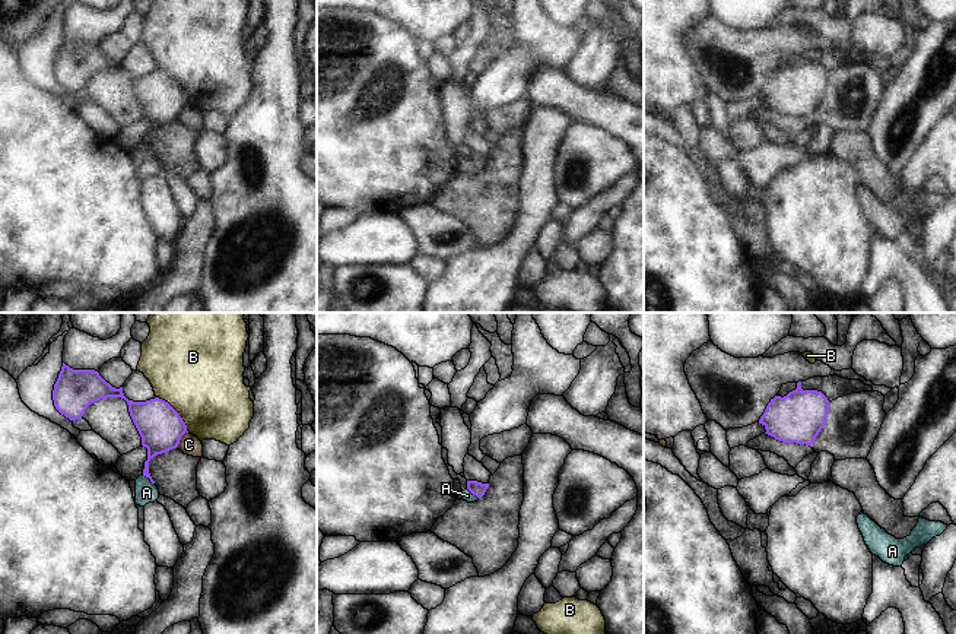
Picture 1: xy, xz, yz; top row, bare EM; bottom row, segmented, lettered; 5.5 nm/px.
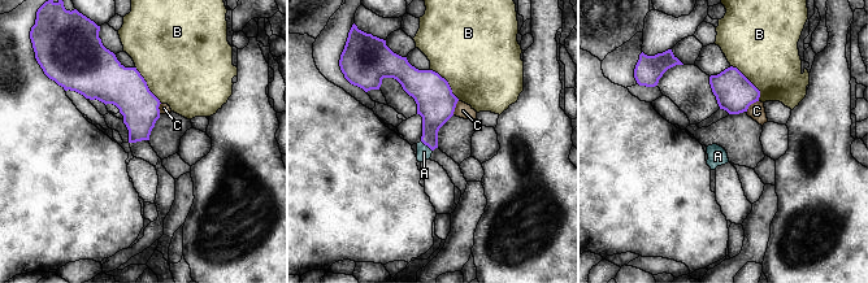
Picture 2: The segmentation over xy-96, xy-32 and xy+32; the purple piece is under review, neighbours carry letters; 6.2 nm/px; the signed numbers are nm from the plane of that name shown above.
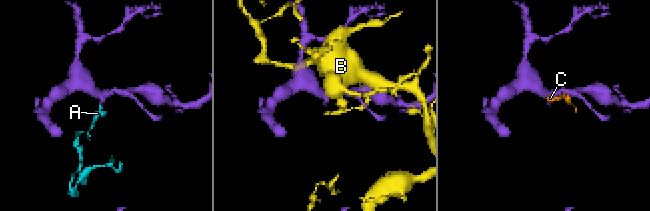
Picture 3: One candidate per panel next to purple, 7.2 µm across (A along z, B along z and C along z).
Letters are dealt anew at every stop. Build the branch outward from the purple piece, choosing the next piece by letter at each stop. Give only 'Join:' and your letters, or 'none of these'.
Join: A

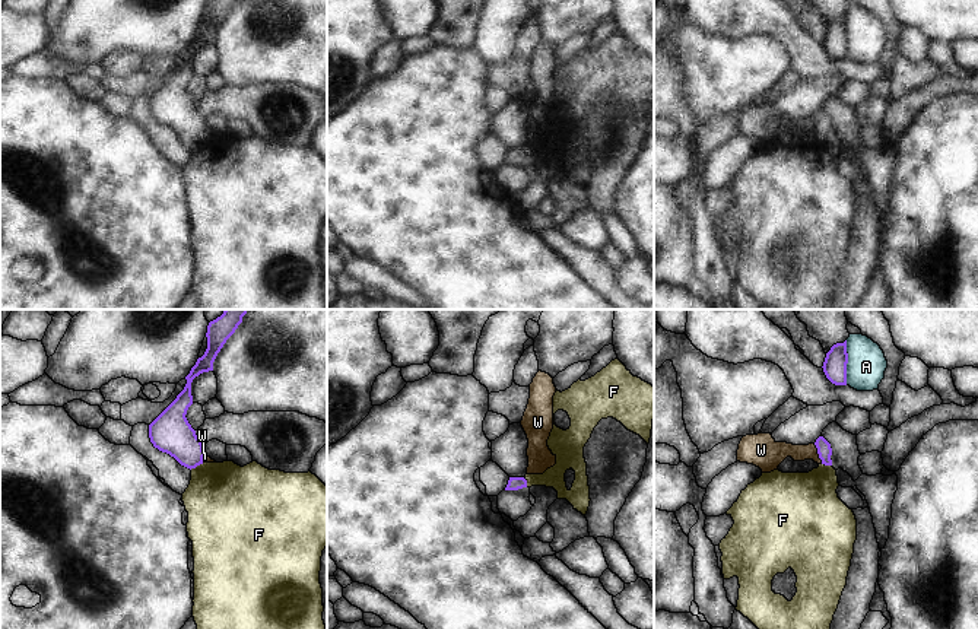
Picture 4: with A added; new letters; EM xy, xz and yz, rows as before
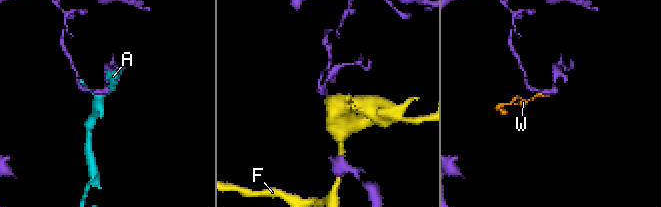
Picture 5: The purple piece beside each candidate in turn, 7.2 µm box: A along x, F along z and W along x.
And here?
Join: none of these

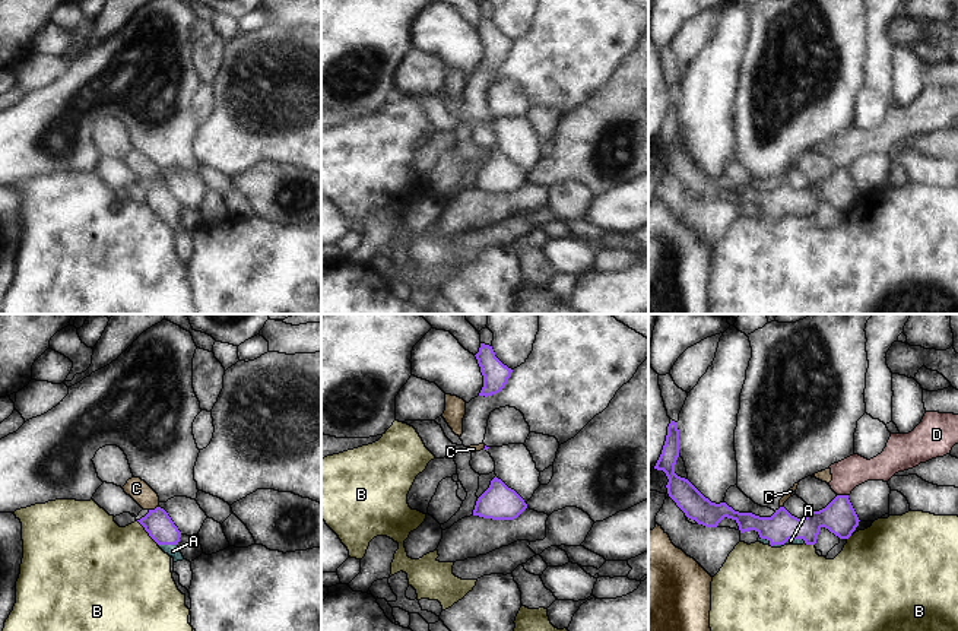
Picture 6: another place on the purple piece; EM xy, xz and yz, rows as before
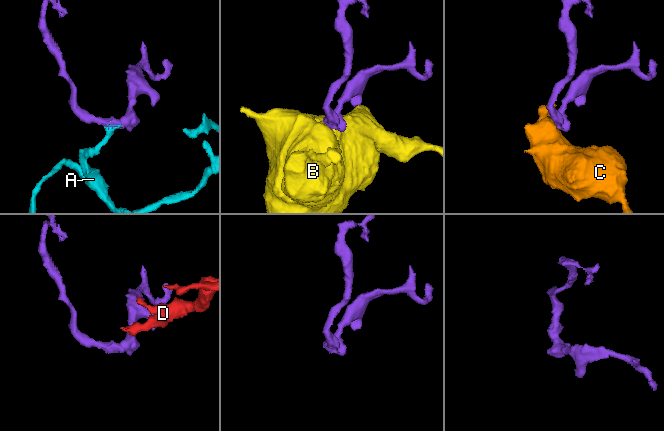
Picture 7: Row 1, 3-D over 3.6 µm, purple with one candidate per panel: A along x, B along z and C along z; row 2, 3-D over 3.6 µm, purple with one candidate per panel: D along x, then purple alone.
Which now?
Join: A

